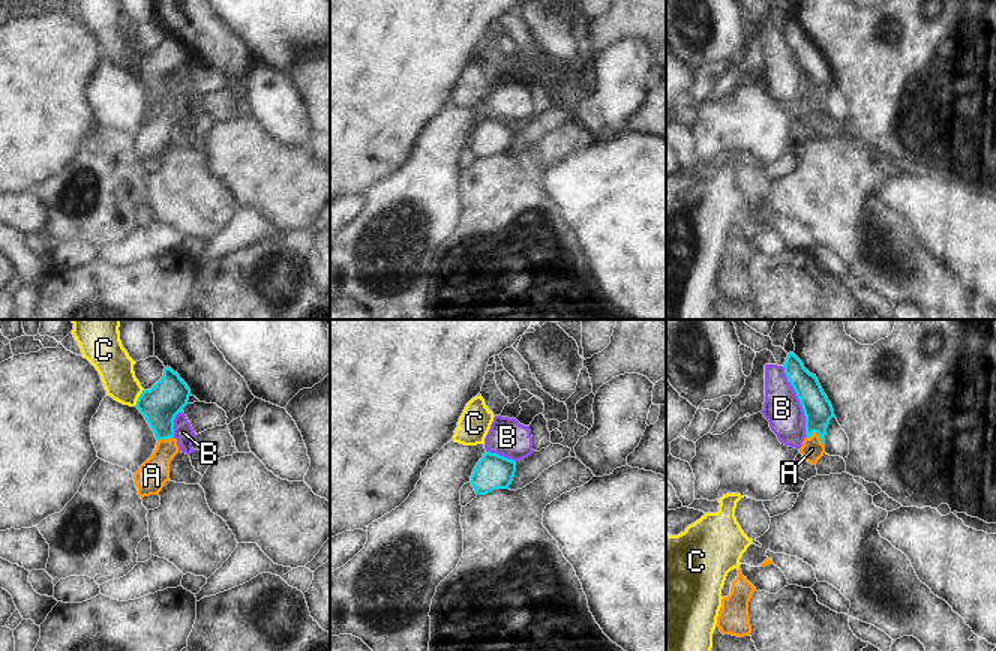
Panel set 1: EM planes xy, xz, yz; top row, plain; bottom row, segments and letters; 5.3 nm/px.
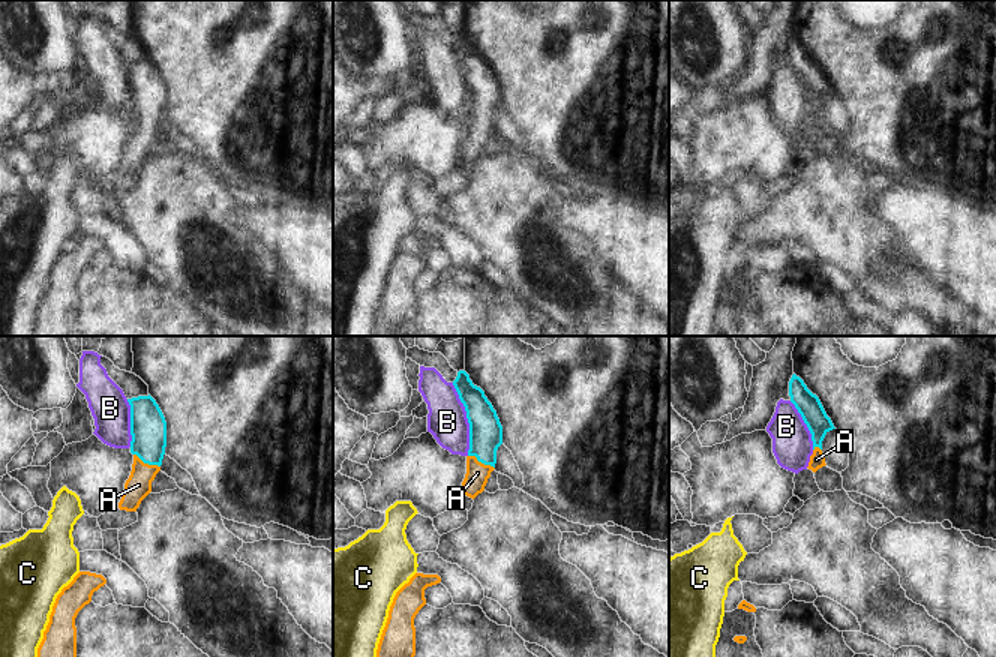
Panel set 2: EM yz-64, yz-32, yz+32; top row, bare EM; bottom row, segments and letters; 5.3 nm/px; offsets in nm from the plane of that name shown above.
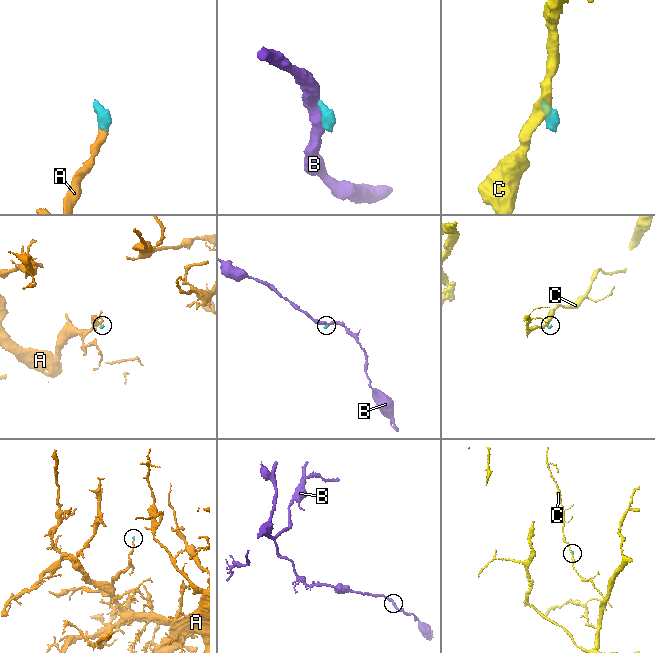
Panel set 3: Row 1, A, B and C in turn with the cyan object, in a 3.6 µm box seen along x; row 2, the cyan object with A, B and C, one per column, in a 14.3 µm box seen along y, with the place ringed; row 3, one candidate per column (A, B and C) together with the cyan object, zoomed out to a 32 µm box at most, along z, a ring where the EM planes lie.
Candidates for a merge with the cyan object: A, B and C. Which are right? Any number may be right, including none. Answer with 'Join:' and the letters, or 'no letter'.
Join: A

